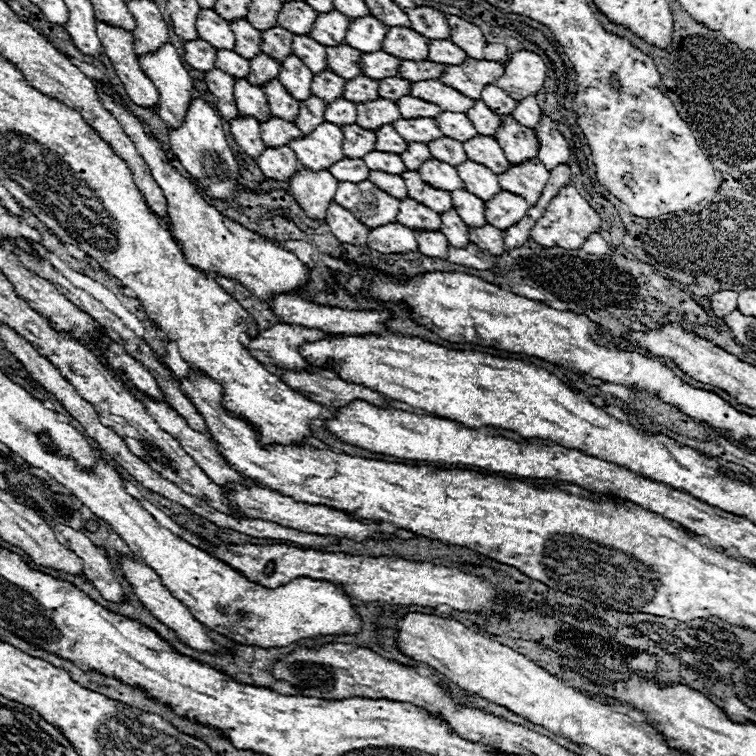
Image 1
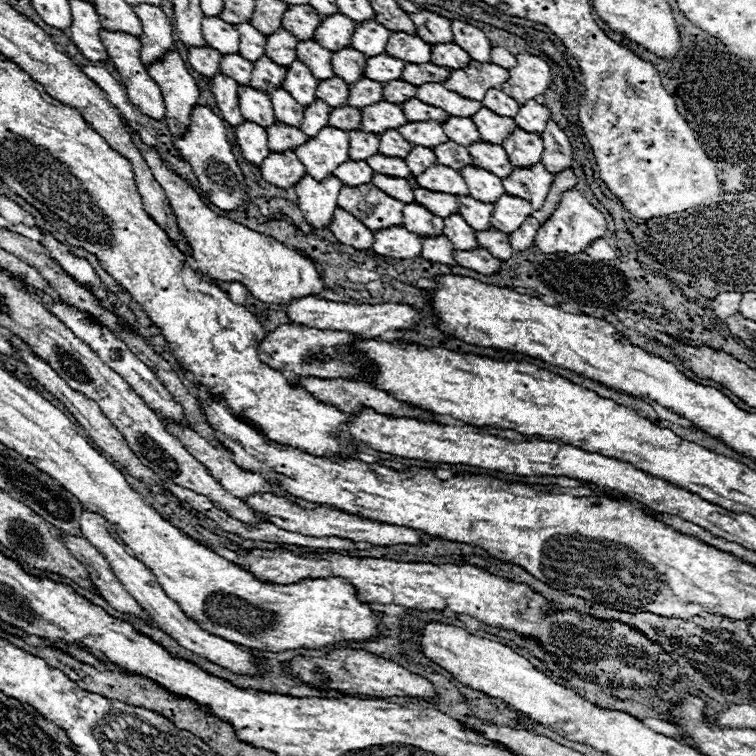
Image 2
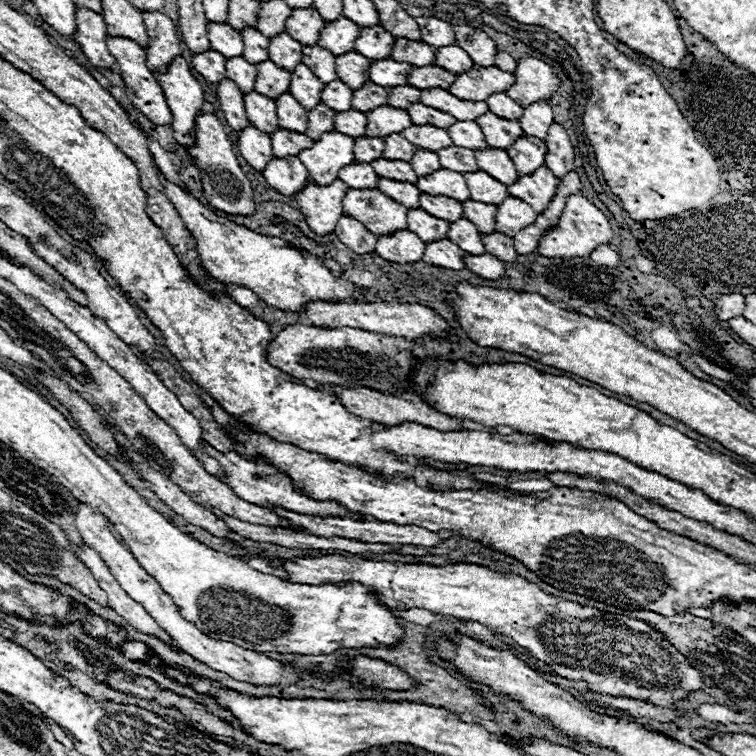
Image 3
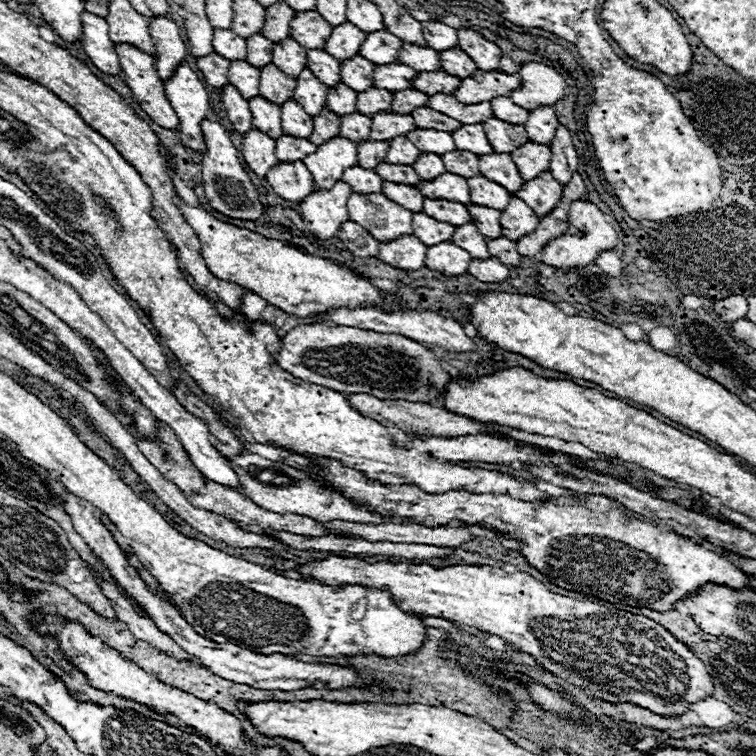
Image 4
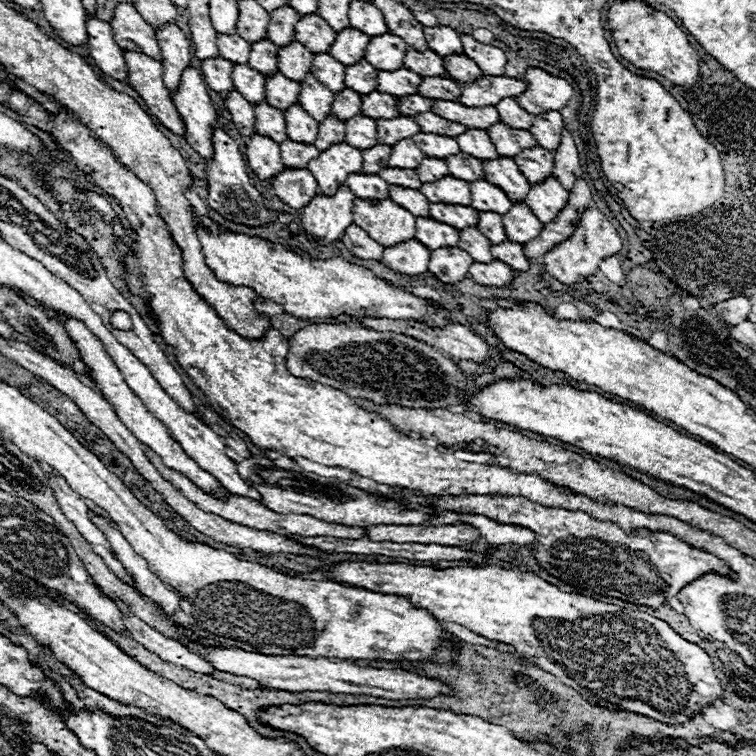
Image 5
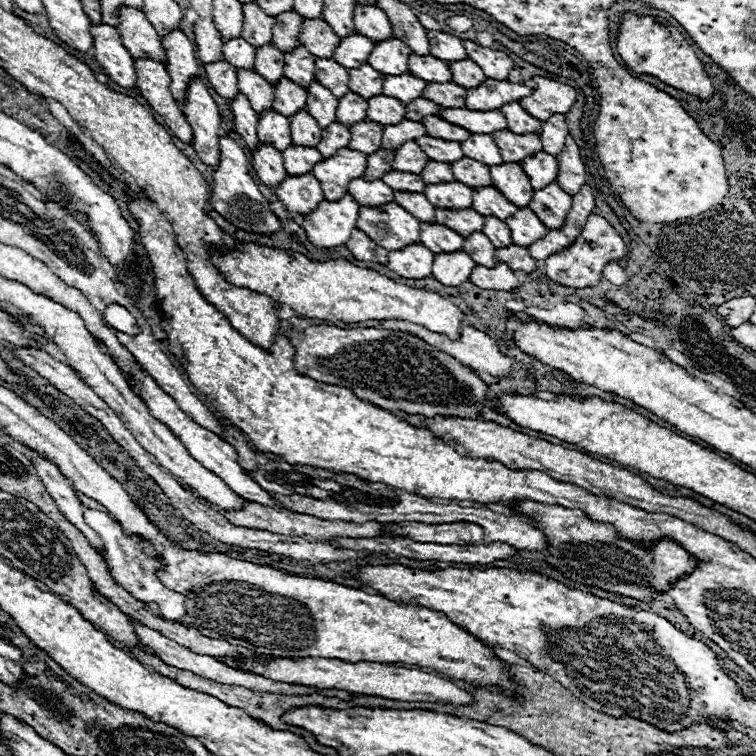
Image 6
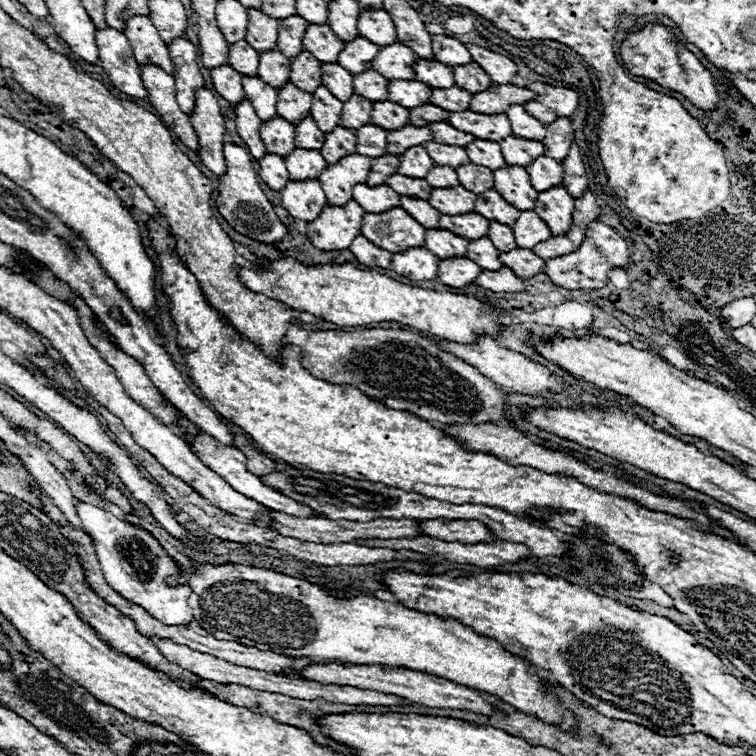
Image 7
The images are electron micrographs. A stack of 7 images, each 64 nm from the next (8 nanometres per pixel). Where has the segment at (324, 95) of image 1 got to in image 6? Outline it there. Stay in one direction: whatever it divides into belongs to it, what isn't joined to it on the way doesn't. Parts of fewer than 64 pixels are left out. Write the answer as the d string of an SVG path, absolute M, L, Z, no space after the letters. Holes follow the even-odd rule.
M348 92L346 96L340 98L338 108L336 108L336 120L340 120L342 124L354 124L366 118L366 110L368 104L362 96L356 96L356 92Z

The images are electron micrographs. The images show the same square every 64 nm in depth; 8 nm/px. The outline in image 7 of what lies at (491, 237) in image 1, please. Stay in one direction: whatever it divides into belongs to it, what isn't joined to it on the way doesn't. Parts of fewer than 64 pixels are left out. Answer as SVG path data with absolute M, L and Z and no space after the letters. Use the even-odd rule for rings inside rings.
M514 248L512 252L500 252L500 260L504 266L508 266L512 272L516 272L516 276L520 276L524 280L532 278L544 270L544 260L540 260L528 248Z

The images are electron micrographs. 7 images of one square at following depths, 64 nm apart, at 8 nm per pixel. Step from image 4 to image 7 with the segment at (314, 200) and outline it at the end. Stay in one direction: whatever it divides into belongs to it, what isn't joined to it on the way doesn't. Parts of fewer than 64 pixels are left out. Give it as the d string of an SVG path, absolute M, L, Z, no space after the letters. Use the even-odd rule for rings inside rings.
M356 200L344 206L326 206L316 220L306 224L306 236L316 248L344 250L360 234L362 214L364 210Z

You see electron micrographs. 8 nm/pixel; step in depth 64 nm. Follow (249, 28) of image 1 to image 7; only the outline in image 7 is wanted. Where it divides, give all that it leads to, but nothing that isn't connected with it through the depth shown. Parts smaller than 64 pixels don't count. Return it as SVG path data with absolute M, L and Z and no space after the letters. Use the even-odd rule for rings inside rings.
M270 50L270 52L260 52L260 64L258 64L258 76L262 80L268 80L268 84L272 84L276 90L280 88L280 84L286 84L290 72L290 60L278 52L278 50Z

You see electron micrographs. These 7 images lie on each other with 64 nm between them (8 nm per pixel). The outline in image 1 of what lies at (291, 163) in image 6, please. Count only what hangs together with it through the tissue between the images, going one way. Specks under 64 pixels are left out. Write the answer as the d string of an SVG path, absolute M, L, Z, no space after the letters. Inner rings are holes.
M270 116L266 122L260 122L260 136L268 148L274 148L288 144L288 140L292 138L300 138L302 132L296 128L296 124L278 116Z

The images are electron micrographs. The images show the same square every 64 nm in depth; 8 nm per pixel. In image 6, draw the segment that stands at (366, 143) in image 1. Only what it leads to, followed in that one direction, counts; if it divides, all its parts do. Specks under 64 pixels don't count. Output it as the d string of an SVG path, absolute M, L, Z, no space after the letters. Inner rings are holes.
M380 148L372 154L366 156L366 172L364 178L372 180L372 178L382 178L386 172L390 172L392 168L392 160L394 156L390 156L388 148Z

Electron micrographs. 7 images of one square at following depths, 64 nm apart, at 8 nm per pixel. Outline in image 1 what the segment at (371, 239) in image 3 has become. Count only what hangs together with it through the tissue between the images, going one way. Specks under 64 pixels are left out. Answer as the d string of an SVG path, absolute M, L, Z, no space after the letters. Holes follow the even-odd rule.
M332 202L328 206L326 222L332 228L332 234L340 242L348 242L348 244L354 244L354 246L364 246L366 244L368 228L360 220L356 220L352 216L352 212L348 212L346 208L338 206L336 202Z

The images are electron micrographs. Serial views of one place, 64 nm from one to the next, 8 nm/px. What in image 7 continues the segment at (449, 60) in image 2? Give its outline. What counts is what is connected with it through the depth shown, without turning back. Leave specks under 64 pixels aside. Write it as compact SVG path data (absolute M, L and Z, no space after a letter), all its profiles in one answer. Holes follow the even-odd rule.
M476 62L456 66L454 68L454 82L456 82L456 86L460 86L462 90L468 90L468 92L480 92L490 86L488 74Z

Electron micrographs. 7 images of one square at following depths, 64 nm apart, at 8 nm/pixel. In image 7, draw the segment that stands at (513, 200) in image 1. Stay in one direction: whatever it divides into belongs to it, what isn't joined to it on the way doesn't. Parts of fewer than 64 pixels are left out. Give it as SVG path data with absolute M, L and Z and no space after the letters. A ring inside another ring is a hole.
M534 210L520 212L520 218L512 224L514 240L520 248L534 248L538 242L544 242L552 236L550 228L540 220L540 216Z

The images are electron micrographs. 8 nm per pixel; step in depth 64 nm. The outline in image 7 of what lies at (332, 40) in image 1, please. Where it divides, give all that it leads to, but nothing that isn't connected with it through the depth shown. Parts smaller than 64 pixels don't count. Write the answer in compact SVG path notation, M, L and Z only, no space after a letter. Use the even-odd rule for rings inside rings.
M362 36L354 38L352 42L346 42L342 52L338 54L338 64L346 68L348 72L364 72L366 68L372 66L372 60L378 52L378 46L372 44L370 40L364 40Z

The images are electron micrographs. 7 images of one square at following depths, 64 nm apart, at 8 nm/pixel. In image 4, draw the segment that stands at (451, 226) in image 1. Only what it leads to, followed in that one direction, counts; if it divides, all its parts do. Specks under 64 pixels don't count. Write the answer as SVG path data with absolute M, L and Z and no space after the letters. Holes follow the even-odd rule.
M468 222L468 224L462 224L460 228L454 228L454 236L452 236L452 242L456 246L460 246L462 250L466 250L472 258L478 258L478 260L484 260L488 258L488 248L486 248L486 238L478 232L478 228Z

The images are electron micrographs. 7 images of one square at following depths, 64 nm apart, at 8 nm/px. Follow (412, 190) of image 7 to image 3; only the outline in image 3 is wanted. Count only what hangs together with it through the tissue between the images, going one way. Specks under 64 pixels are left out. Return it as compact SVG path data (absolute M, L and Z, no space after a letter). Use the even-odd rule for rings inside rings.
M378 158L378 160L372 160L372 168L376 170L378 176L388 176L390 180L408 180L412 184L416 184L418 180L418 176L412 172L412 166L402 160Z

